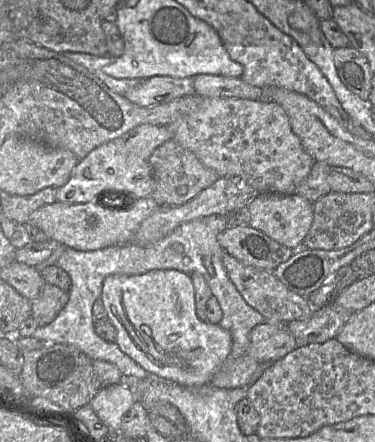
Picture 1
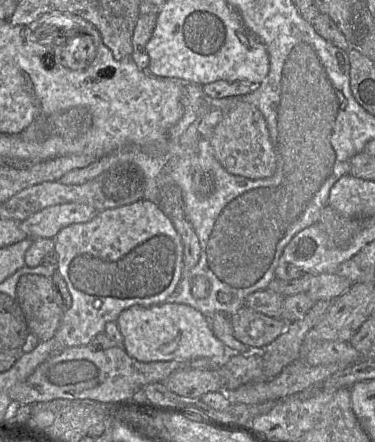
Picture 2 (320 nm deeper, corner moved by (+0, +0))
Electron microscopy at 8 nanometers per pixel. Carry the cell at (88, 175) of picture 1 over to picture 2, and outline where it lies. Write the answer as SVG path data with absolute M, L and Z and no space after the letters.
M65 203L46 207L20 222L20 228L27 238L55 238L58 232L71 224L84 223L91 220L98 211L86 204Z

